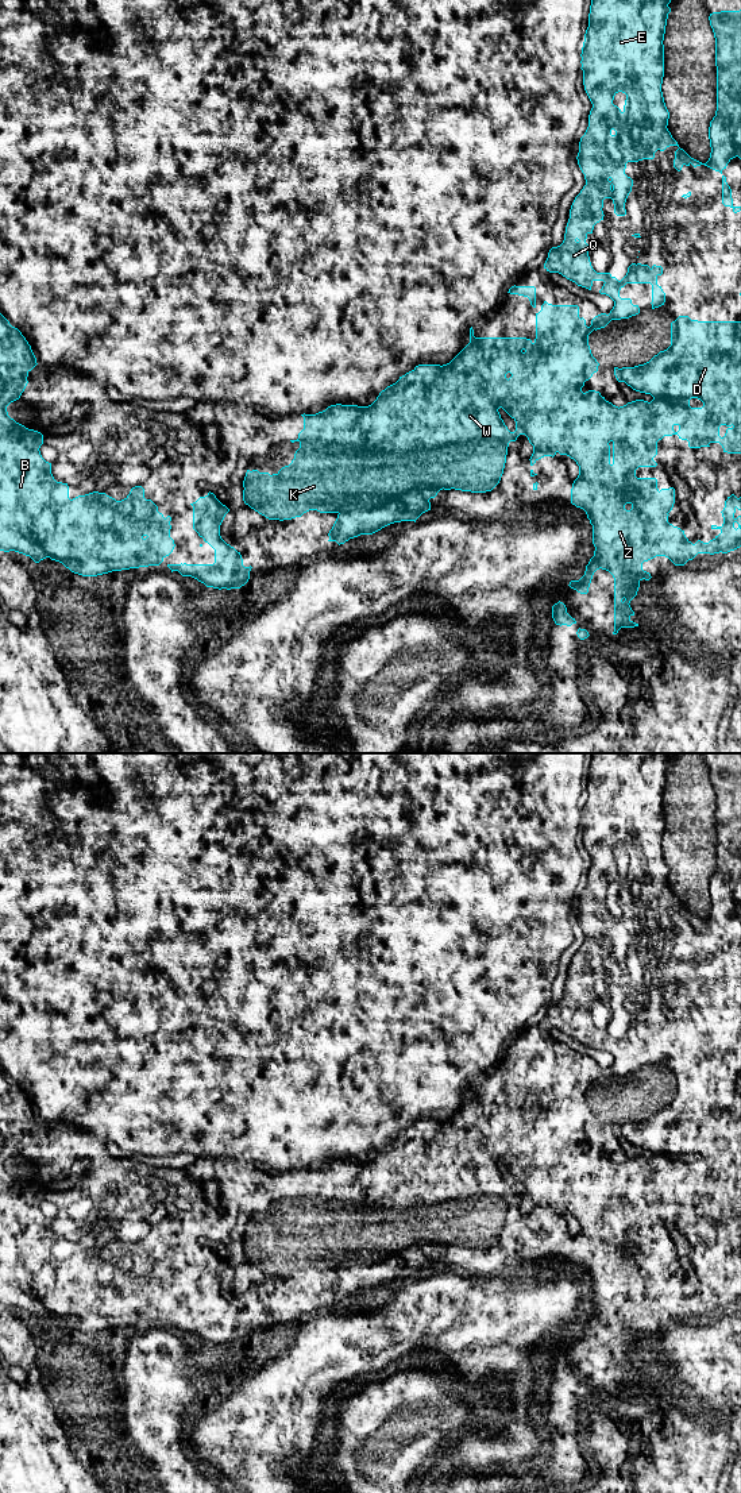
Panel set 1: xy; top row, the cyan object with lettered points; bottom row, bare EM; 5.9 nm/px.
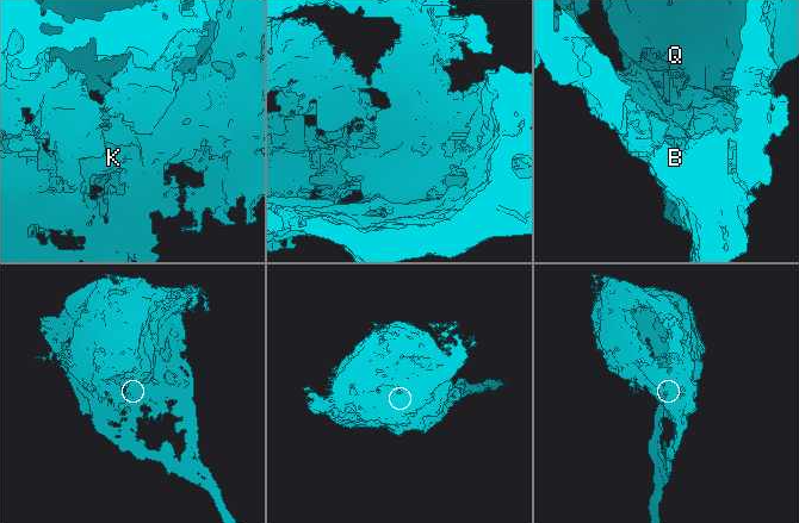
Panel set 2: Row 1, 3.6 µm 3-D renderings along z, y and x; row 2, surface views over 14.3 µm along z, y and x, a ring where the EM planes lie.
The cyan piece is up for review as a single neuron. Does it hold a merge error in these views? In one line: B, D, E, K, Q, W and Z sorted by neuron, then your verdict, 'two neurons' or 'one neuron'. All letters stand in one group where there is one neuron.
groups B D E K Q W Z; one neuron

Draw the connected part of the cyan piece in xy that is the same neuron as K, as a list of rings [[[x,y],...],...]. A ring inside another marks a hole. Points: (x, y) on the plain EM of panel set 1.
[[[591,753],[590,769],[588,769],[588,783],[584,790],[584,798],[582,803],[582,826],[583,826],[583,841],[584,846],[593,860],[593,864],[588,871],[588,883],[584,891],[580,894],[579,898],[579,908],[578,908],[578,921],[584,930],[586,941],[580,946],[580,949],[575,953],[571,965],[570,965],[570,975],[566,983],[564,996],[560,1002],[552,1003],[548,1008],[548,1014],[544,1019],[544,1025],[549,1029],[559,1029],[567,1035],[575,1038],[578,1042],[586,1043],[591,1046],[594,1037],[603,1037],[603,1042],[599,1046],[601,1050],[609,1052],[614,1057],[614,1062],[609,1070],[601,1069],[591,1076],[591,1081],[586,1081],[586,1076],[579,1073],[579,1062],[578,1061],[552,1061],[544,1057],[541,1061],[541,1066],[536,1069],[536,1095],[532,1097],[526,1093],[475,1093],[472,1083],[470,1084],[470,1099],[447,1120],[418,1120],[412,1127],[406,1129],[405,1131],[400,1133],[400,1135],[387,1142],[385,1146],[379,1149],[377,1156],[368,1162],[358,1162],[358,1161],[331,1161],[325,1166],[319,1168],[316,1170],[301,1170],[304,1173],[304,1185],[298,1189],[297,1196],[290,1196],[292,1199],[298,1197],[300,1204],[294,1210],[294,1215],[289,1222],[282,1223],[277,1230],[270,1231],[269,1228],[259,1228],[258,1226],[247,1226],[244,1237],[243,1237],[243,1257],[251,1265],[258,1268],[259,1270],[265,1272],[269,1276],[292,1276],[296,1273],[301,1273],[304,1269],[309,1266],[317,1266],[320,1269],[336,1269],[337,1274],[329,1286],[328,1297],[336,1297],[339,1301],[344,1300],[350,1295],[358,1293],[360,1291],[373,1291],[382,1284],[401,1277],[414,1277],[425,1268],[431,1266],[431,1254],[435,1254],[440,1246],[462,1246],[462,1247],[471,1247],[471,1249],[486,1249],[491,1247],[501,1237],[503,1230],[507,1203],[510,1197],[516,1197],[520,1191],[525,1191],[529,1199],[533,1201],[533,1210],[530,1212],[530,1222],[533,1222],[539,1215],[544,1212],[555,1212],[557,1208],[560,1211],[567,1211],[576,1218],[579,1222],[579,1231],[572,1239],[571,1245],[571,1259],[576,1264],[580,1264],[586,1268],[590,1280],[593,1281],[593,1300],[595,1303],[594,1312],[590,1315],[588,1320],[586,1322],[584,1331],[579,1336],[571,1336],[570,1343],[576,1346],[580,1350],[587,1350],[588,1343],[593,1335],[593,1331],[597,1326],[602,1324],[609,1327],[614,1334],[614,1388],[617,1390],[621,1384],[634,1384],[638,1380],[630,1376],[634,1372],[634,1367],[630,1363],[630,1357],[637,1351],[640,1338],[642,1335],[649,1336],[652,1332],[649,1328],[642,1326],[642,1319],[648,1318],[656,1312],[665,1312],[668,1313],[675,1322],[684,1322],[688,1316],[692,1316],[698,1309],[728,1309],[741,1303],[741,1272],[737,1274],[734,1273],[736,1266],[741,1266],[741,1253],[737,1254],[734,1250],[728,1253],[725,1257],[725,1264],[721,1268],[723,1273],[723,1280],[721,1282],[711,1281],[711,1285],[719,1285],[721,1289],[715,1292],[709,1299],[703,1299],[698,1296],[692,1300],[678,1282],[674,1282],[668,1278],[668,1269],[672,1266],[675,1259],[675,1245],[657,1245],[657,1235],[656,1234],[637,1234],[636,1226],[638,1223],[656,1223],[657,1219],[653,1214],[657,1211],[657,1197],[661,1196],[664,1192],[678,1191],[679,1195],[687,1196],[690,1204],[701,1204],[701,1203],[710,1203],[710,1199],[719,1199],[723,1204],[723,1208],[728,1210],[741,1210],[741,1077],[698,1077],[691,1076],[688,1072],[679,1072],[675,1077],[671,1079],[671,1102],[660,1107],[655,1111],[649,1118],[644,1120],[638,1120],[634,1123],[614,1123],[614,1131],[618,1138],[625,1138],[633,1146],[651,1150],[653,1156],[651,1158],[644,1156],[636,1156],[628,1158],[624,1162],[615,1162],[611,1158],[606,1157],[605,1153],[601,1151],[599,1147],[588,1146],[586,1149],[582,1147],[584,1138],[588,1137],[594,1129],[598,1127],[599,1119],[593,1112],[590,1102],[588,1102],[588,1091],[595,1085],[605,1084],[611,1076],[621,1076],[629,1075],[640,1069],[638,1061],[633,1061],[630,1054],[621,1054],[620,1046],[626,1039],[651,1039],[652,1041],[652,1065],[664,1061],[665,1058],[665,1049],[663,1048],[661,1042],[657,1041],[657,1033],[663,1030],[663,1023],[653,1021],[649,1023],[648,1021],[641,1019],[632,1019],[628,1023],[626,1031],[618,1037],[610,1029],[597,1029],[590,1018],[588,1006],[590,1002],[586,999],[587,991],[593,989],[594,981],[603,976],[603,956],[611,954],[614,960],[614,969],[617,972],[625,972],[625,958],[632,948],[633,935],[625,930],[626,919],[628,918],[638,918],[642,915],[653,915],[655,908],[657,906],[664,907],[669,902],[678,902],[678,898],[672,894],[671,888],[668,887],[668,875],[669,868],[665,863],[661,840],[664,833],[664,790],[668,769],[671,764],[668,760],[671,759],[672,753]],[[622,848],[626,850],[624,865],[621,867],[617,861],[613,860],[614,852]],[[502,1164],[514,1177],[516,1177],[516,1187],[510,1188],[505,1181],[503,1176],[498,1165]]]

